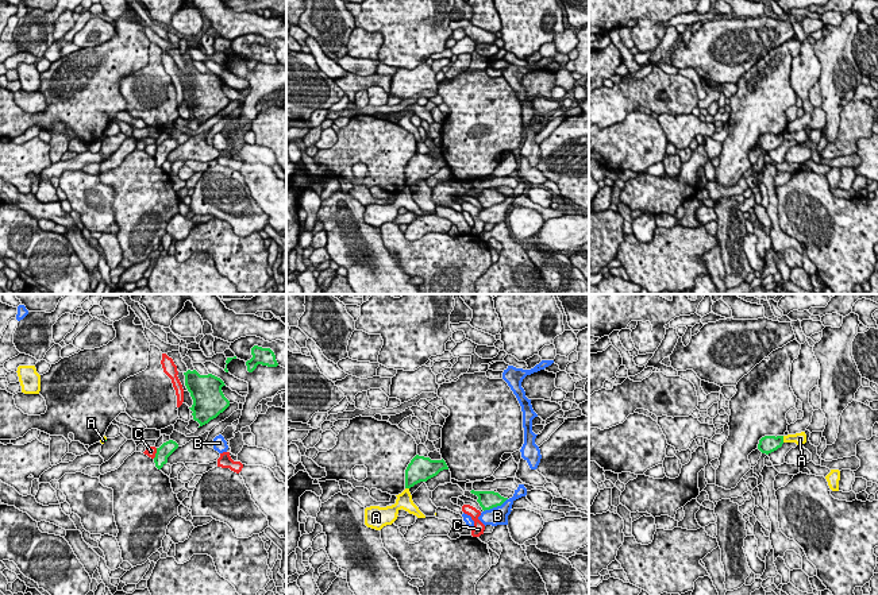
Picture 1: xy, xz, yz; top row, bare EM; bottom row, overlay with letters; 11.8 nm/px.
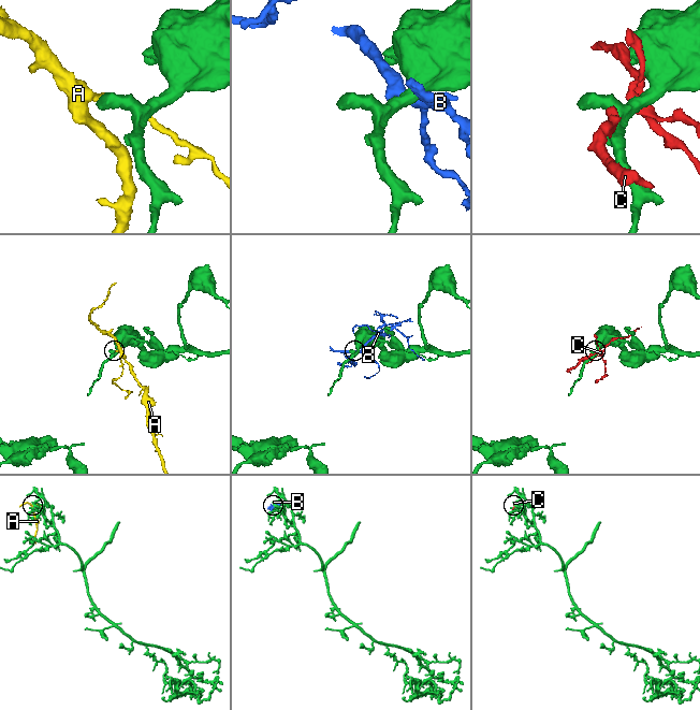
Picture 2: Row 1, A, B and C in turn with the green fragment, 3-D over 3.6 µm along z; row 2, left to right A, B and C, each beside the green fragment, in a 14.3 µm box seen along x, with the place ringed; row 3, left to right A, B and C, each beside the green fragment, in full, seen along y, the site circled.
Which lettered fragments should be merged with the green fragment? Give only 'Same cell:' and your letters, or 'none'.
Same cell: none

